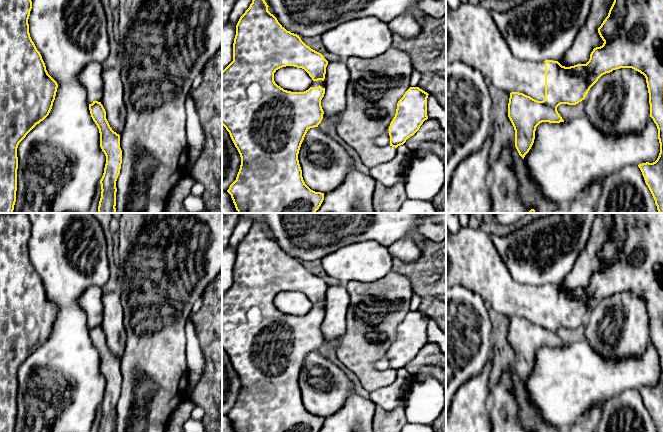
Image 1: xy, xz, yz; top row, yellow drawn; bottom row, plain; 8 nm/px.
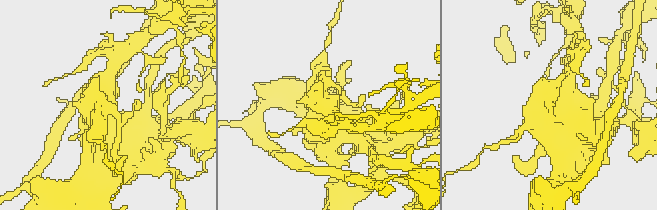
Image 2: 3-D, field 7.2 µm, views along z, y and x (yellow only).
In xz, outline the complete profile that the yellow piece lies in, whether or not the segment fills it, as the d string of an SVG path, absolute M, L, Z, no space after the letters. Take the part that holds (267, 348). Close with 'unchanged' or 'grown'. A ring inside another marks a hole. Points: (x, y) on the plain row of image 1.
M254 215L252 227L236 249L233 285L222 295L222 349L229 356L241 381L236 404L227 416L235 432L319 432L324 417L315 416L305 408L298 378L307 355L318 351L323 343L321 324L325 318L328 285L321 277L307 270L299 259L287 255L268 235L268 231L258 215ZM286 290L304 293L313 304L312 310L304 316L291 316L278 310L274 297Z; grown

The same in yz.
M612 213L612 217L614 226L608 240L598 252L598 257L604 265L603 269L593 273L586 288L570 291L562 290L553 284L532 286L516 282L493 246L486 227L478 229L462 227L456 235L451 234L446 228L446 289L455 285L463 286L480 296L483 301L488 301L494 311L510 318L508 341L515 354L515 371L523 383L534 367L536 351L540 347L564 346L557 335L559 329L578 328L585 323L590 312L602 299L613 294L632 292L640 296L646 302L650 341L658 353L660 377L655 386L642 387L638 391L657 432L663 432L663 213Z; grown

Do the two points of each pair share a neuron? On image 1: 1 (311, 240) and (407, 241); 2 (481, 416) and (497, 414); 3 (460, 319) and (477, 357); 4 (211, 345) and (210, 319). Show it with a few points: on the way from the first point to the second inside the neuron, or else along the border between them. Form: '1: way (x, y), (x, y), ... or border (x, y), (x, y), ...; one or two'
1: border (387, 247), (409, 235), (418, 249); two
2: border (489, 409), (491, 421); two
3: way (460, 328), (460, 340), (468, 348); one
4: way (211, 339), (211, 325); one

